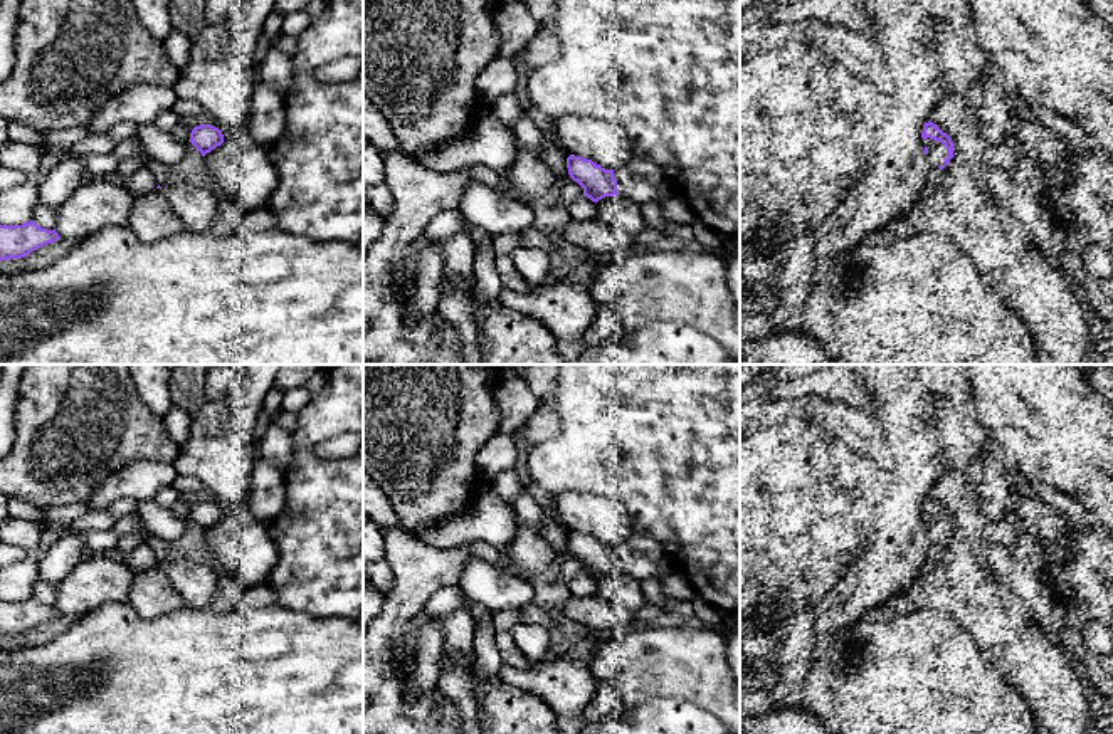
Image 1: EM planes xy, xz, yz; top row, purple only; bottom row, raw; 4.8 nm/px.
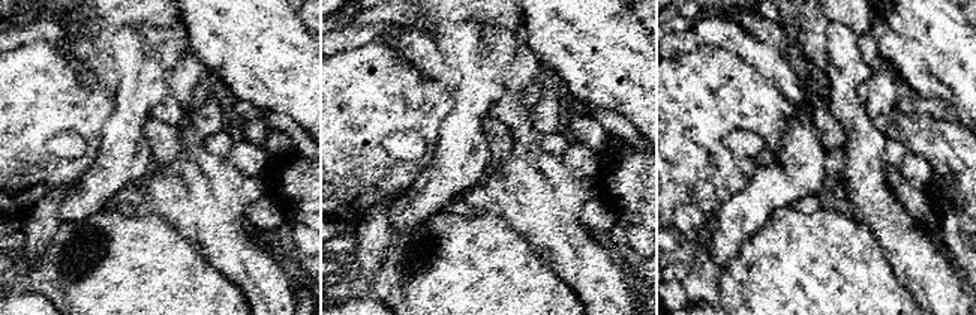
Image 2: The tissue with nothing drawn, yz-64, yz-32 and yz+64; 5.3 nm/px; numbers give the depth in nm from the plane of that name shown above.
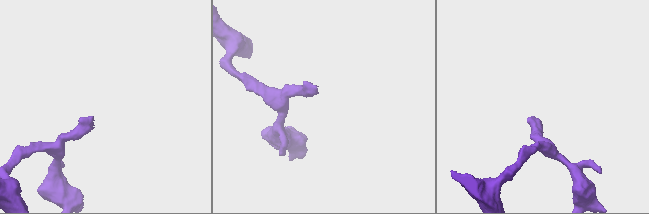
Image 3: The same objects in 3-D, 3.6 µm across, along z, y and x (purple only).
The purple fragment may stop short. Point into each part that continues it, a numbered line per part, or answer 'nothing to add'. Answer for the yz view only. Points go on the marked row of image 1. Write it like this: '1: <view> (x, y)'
1: yz (937, 153)

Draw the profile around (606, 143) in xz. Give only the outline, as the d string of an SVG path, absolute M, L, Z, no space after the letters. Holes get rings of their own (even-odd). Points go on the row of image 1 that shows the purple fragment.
M563 116L551 121L551 134L570 155L592 160L605 170L615 170L634 158L625 129L615 123L588 116Z

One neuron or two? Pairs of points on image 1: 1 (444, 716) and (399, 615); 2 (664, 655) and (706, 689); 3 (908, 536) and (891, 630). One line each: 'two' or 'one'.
1: one
2: one
3: two

